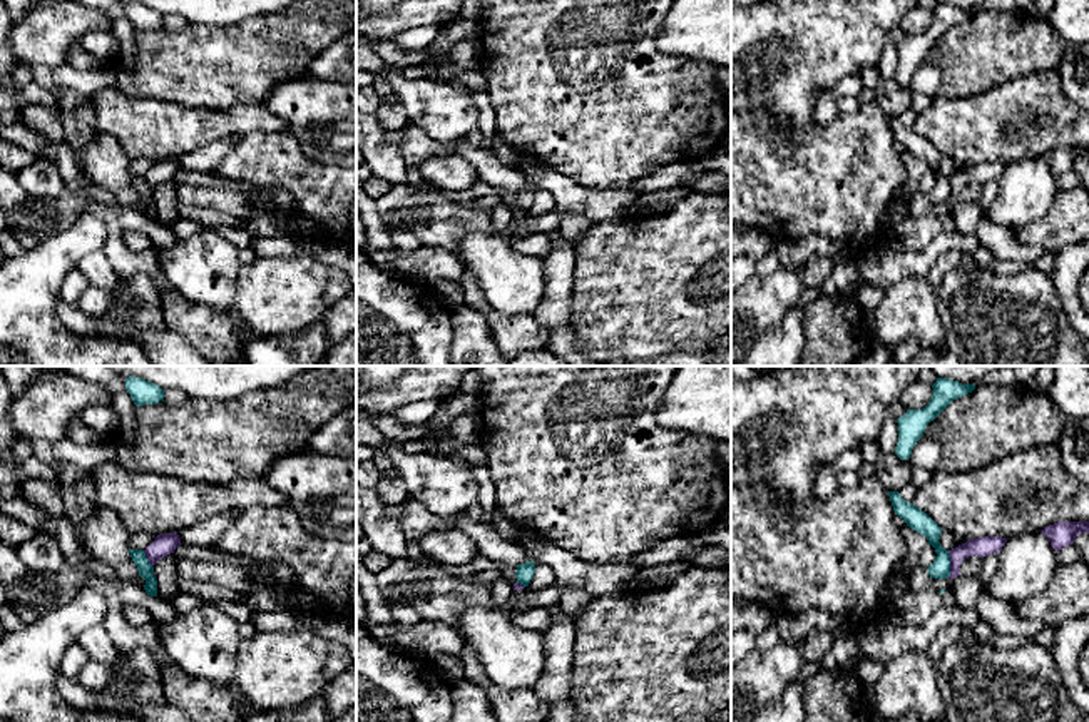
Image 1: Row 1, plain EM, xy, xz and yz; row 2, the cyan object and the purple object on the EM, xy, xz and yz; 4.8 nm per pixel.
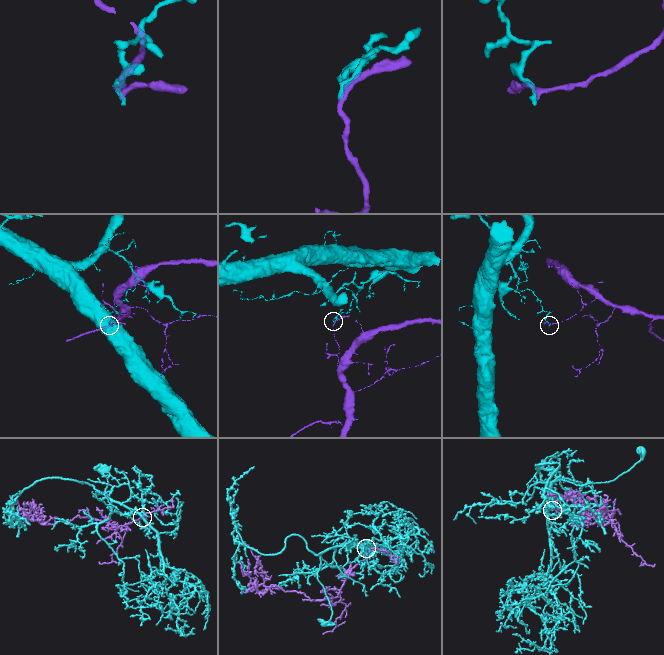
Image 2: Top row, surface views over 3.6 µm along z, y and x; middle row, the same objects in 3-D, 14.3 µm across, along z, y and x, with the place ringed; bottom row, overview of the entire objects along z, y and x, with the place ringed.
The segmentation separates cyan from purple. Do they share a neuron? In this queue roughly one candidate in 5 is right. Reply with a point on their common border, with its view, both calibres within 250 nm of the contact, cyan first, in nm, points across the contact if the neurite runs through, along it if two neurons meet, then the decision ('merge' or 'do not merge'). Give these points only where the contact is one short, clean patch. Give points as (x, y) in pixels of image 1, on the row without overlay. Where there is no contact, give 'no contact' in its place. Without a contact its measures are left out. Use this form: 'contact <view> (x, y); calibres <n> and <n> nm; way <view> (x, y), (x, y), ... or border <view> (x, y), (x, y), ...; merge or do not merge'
contact yz (949, 189); calibres 100 and 100 nm; border yz (947, 176), (949, 203); do not merge

